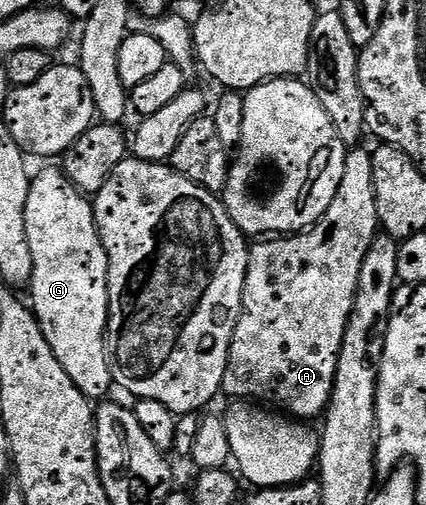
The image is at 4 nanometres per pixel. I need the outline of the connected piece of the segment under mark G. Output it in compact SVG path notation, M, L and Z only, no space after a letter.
M49 167L46 171L41 171L38 175L36 172L32 176L29 192L27 193L25 220L27 221L27 245L31 245L31 261L33 262L33 281L31 284L31 292L33 291L33 300L31 300L33 315L43 329L43 337L47 337L47 345L51 345L51 353L55 353L59 365L63 365L63 373L67 373L67 377L71 377L71 381L75 381L79 393L83 393L86 399L90 401L104 400L108 396L105 394L111 389L114 390L115 387L113 374L109 368L109 358L105 352L105 330L109 324L109 258L107 257L107 249L103 249L103 241L97 232L92 202L86 198L74 183L66 179L62 170L57 168L56 171L55 168Z

